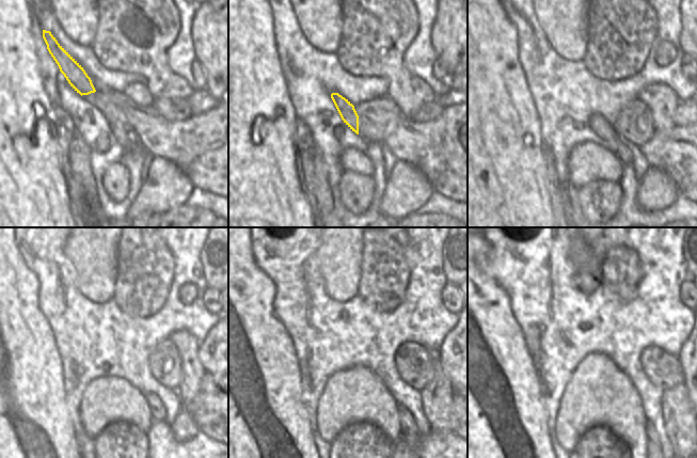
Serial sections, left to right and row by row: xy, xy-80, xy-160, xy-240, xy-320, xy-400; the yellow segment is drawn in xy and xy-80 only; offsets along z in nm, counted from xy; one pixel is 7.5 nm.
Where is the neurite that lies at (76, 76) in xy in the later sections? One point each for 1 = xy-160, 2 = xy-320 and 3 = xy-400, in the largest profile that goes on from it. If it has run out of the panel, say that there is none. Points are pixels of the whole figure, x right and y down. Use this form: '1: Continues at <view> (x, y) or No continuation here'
1: Continues at xy-160 (602, 128)
2: Continues at xy-320 (409, 430)
3: Continues at xy-400 (652, 441)

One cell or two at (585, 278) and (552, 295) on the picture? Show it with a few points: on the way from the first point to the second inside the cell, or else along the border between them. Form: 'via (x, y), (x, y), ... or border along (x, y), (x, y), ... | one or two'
border along (570, 258), (573, 282), (586, 294), (595, 291) | two

